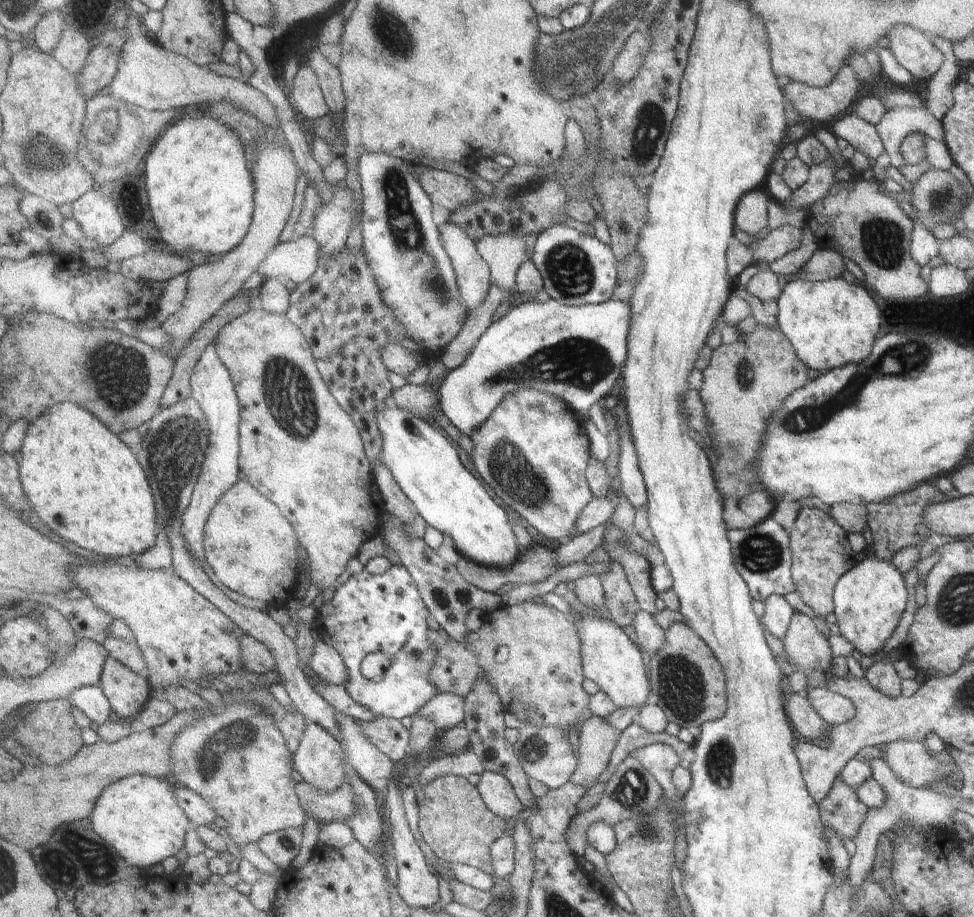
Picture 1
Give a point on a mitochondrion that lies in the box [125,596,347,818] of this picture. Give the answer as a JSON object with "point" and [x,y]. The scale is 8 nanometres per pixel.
{"point":[235,741]}

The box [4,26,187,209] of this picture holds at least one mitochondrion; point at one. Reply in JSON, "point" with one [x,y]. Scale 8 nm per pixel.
{"point":[54,152]}

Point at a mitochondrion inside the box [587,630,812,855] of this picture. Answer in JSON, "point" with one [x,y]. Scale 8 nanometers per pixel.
{"point":[681,683]}

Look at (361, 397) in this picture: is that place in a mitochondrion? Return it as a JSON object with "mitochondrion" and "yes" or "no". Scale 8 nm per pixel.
{"mitochondrion":"no"}

